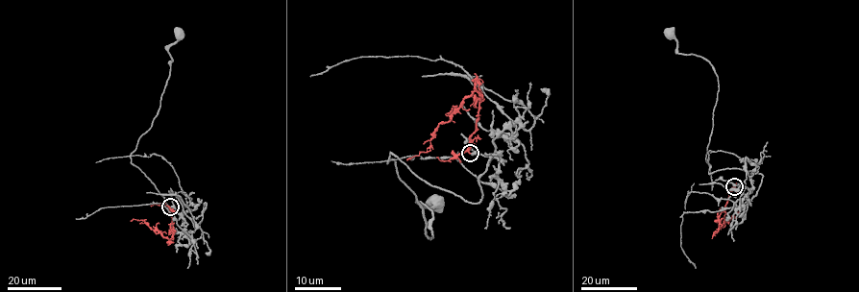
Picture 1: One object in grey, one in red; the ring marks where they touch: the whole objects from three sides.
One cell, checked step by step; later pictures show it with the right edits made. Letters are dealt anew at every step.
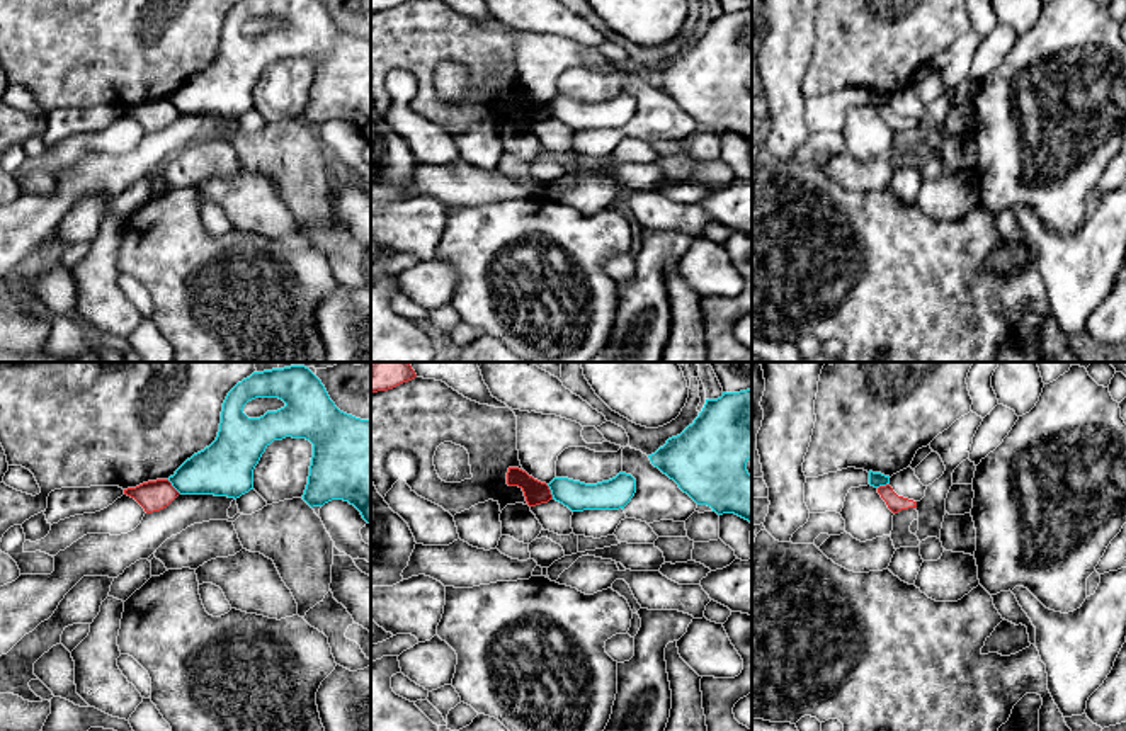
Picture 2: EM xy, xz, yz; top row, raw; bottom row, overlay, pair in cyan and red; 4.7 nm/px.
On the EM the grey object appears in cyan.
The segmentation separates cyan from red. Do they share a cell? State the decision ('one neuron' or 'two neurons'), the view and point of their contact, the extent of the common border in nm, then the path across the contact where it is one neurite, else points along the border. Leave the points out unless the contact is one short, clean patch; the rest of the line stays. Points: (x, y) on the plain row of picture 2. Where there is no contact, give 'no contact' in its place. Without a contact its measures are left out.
two neurons | xy (174, 106) | 100 nm | along xy (167, 99), (181, 113)

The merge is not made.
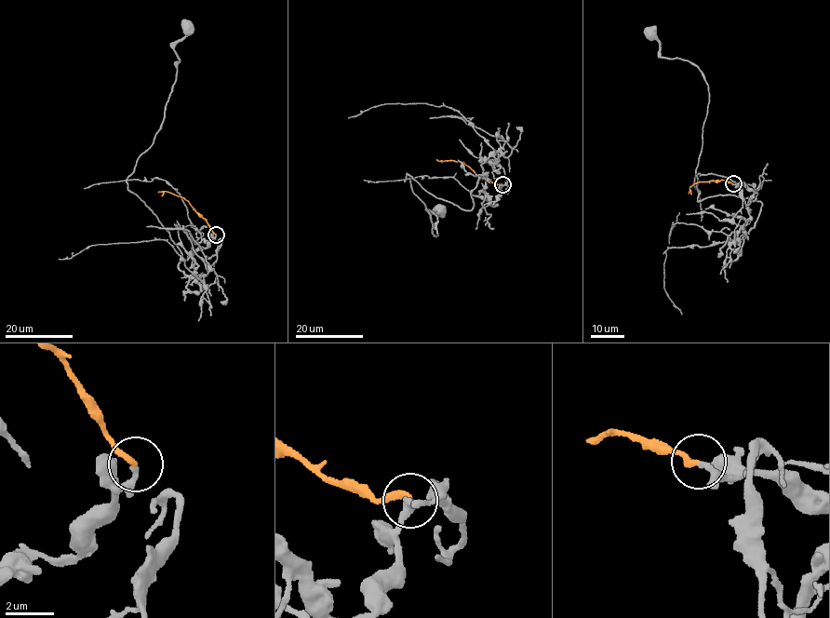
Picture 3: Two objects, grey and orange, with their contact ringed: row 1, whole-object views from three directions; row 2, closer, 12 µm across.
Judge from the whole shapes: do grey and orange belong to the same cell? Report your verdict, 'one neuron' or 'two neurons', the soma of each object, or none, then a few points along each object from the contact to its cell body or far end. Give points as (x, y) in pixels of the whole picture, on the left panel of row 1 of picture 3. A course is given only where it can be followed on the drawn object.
one neuron | grey (188, 27) | orange none | grey via (215, 235), (199, 245), (180, 196), (164, 180), (127, 181), (162, 123), (180, 60), (175, 45), (188, 27) | orange via (215, 235), (182, 197), (157, 192)

